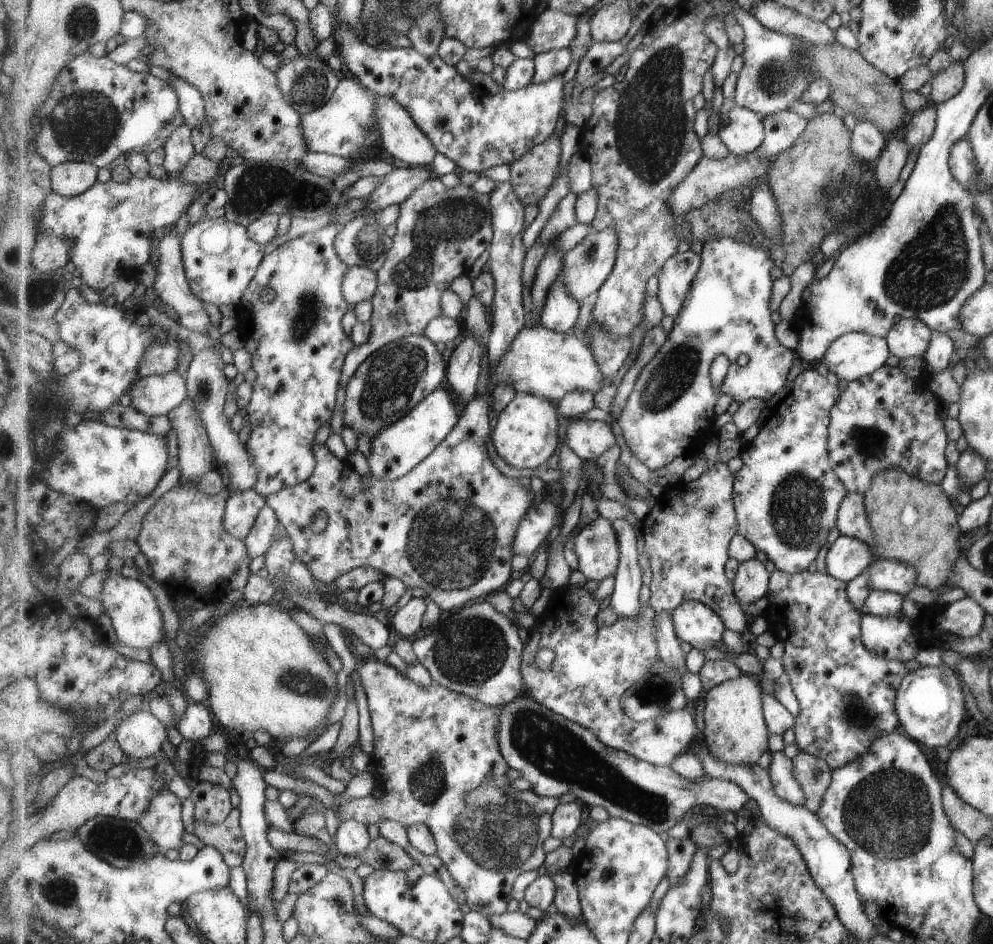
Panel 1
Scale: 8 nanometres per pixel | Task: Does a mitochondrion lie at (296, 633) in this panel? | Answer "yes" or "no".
no

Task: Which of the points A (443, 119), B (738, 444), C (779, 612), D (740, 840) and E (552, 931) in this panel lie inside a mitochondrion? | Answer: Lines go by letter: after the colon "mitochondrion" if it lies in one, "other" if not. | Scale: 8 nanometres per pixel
A: mitochondrion
B: other
C: other
D: other
E: other

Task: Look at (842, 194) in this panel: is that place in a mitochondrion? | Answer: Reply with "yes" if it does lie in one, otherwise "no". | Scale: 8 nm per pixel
yes

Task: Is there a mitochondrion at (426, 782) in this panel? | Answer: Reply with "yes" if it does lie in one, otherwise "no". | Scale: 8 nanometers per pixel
yes

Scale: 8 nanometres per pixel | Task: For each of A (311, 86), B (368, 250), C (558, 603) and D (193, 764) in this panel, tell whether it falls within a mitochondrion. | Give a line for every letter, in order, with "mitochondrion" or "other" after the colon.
A: mitochondrion
B: mitochondrion
C: other
D: other

